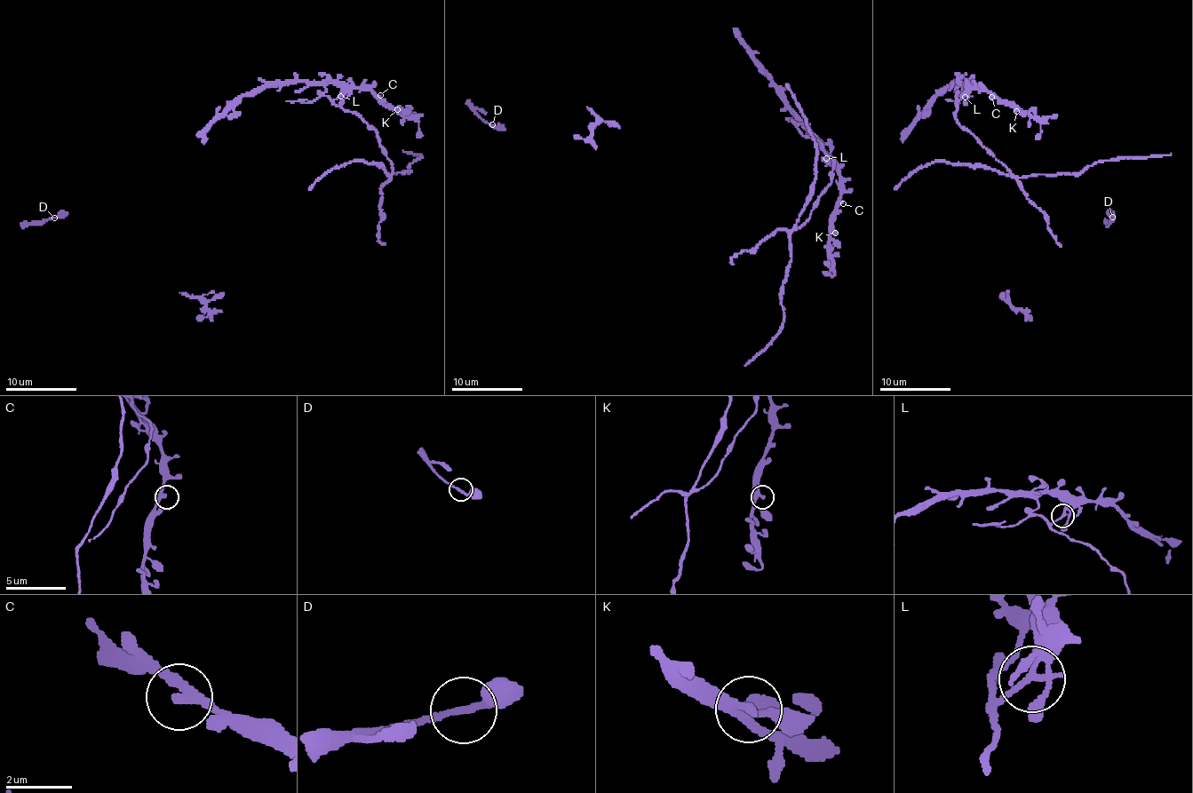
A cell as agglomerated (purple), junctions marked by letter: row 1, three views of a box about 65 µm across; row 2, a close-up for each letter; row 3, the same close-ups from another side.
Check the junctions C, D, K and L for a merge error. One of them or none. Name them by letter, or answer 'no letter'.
L

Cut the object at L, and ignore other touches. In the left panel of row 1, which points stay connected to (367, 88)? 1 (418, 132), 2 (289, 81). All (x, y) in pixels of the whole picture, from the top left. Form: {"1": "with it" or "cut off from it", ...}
{"1": "with it", "2": "with it"}

